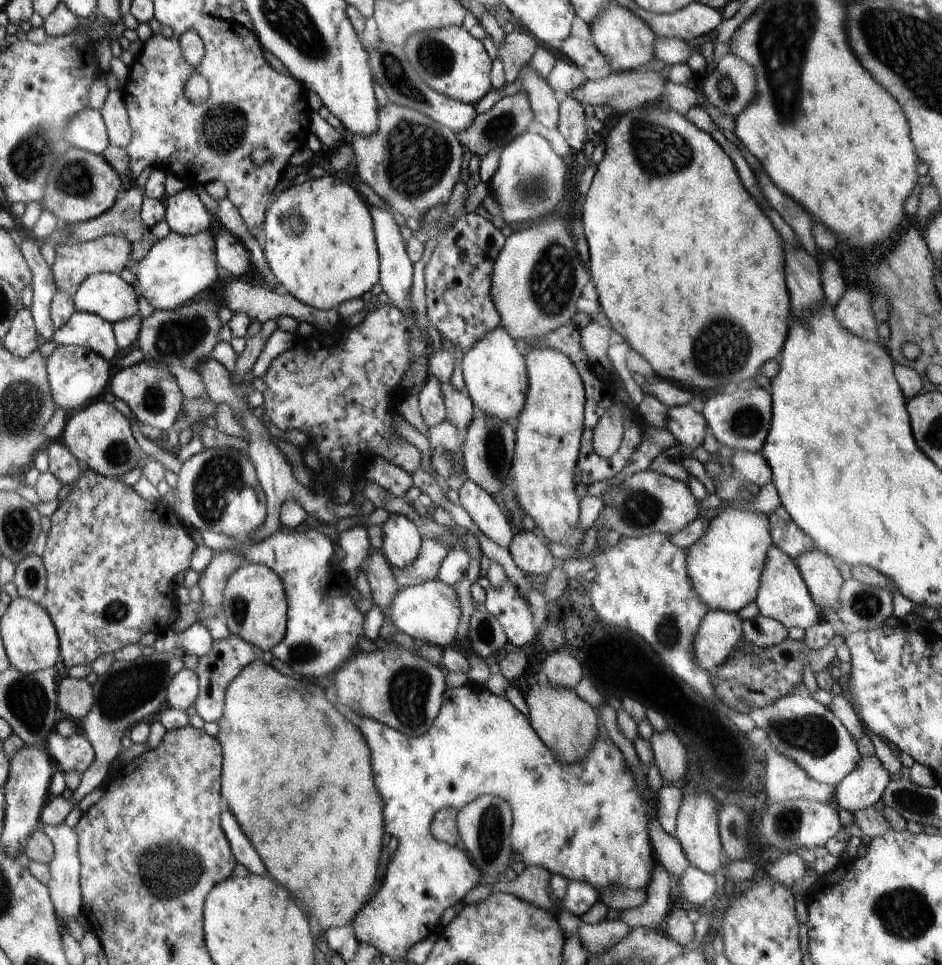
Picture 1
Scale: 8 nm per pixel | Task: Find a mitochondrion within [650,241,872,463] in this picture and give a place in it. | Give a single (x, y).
(713, 347)

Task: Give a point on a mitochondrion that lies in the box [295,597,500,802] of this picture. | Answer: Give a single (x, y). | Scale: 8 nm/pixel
(408, 690)

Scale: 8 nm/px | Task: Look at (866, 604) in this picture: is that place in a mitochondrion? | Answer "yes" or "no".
yes

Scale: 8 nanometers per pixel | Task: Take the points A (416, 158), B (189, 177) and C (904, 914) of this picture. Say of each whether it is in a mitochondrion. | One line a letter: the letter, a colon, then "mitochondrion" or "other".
A: mitochondrion
B: other
C: mitochondrion

